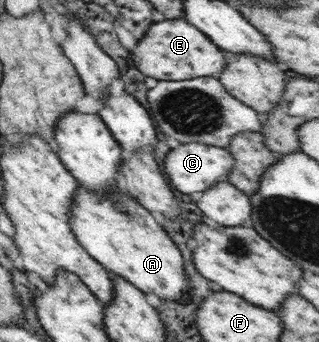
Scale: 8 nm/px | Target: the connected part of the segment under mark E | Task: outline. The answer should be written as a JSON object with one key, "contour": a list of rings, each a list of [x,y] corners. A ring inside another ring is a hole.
{"contour":[[[167,19],[153,23],[145,37],[137,43],[137,47],[131,51],[135,67],[146,75],[147,79],[159,81],[183,81],[195,79],[195,77],[217,78],[225,67],[225,54],[219,51],[220,47],[213,45],[207,35],[195,29],[183,19]]]}

